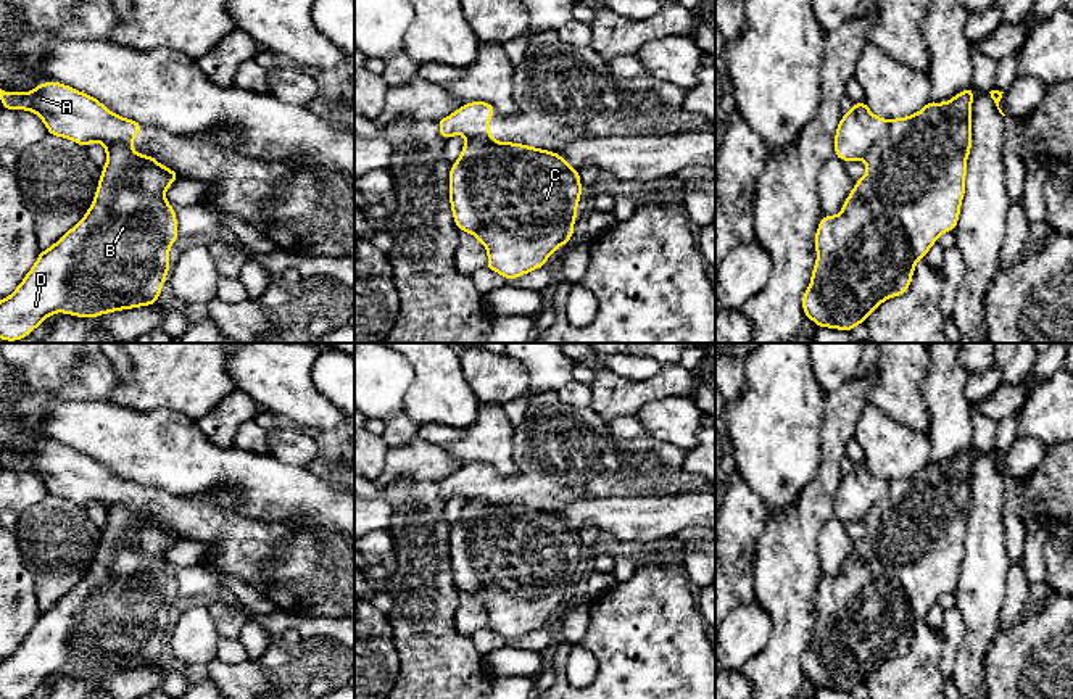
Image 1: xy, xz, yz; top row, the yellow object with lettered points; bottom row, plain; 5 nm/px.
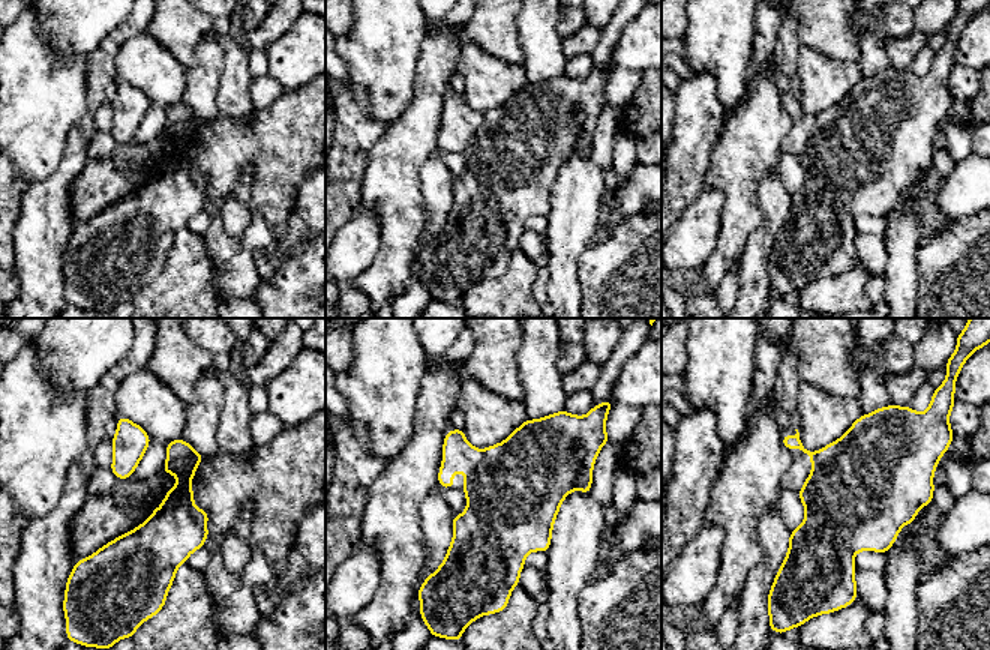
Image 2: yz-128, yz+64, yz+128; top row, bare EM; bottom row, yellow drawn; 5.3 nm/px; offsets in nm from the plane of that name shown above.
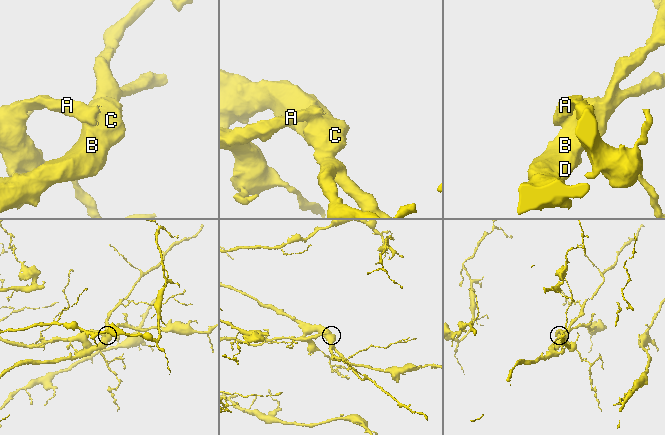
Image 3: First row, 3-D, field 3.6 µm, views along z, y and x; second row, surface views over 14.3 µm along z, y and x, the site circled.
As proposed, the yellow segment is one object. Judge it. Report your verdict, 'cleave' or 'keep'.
cleave

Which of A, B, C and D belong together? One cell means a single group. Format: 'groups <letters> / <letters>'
groups A / B C D

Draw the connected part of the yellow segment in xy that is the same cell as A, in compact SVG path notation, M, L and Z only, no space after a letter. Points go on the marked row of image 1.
M50 81L32 92L5 92L0 89L5 110L35 113L50 135L69 139L81 147L92 142L105 148L126 147L132 150L135 135L143 124L111 113L97 98L69 85Z

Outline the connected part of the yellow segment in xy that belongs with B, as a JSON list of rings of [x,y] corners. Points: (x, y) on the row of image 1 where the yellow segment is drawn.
[[[126,147],[106,148],[106,166],[100,171],[95,198],[85,216],[55,245],[40,251],[18,288],[0,300],[2,340],[27,337],[55,312],[87,319],[156,304],[169,272],[169,248],[179,237],[174,208],[164,193],[179,174],[153,156]]]

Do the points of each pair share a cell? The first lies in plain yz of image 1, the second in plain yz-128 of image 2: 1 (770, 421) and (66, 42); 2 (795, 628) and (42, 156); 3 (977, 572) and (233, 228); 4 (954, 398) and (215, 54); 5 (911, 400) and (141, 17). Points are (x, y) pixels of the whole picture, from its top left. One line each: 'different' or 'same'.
1: different
2: different
3: same
4: same
5: different

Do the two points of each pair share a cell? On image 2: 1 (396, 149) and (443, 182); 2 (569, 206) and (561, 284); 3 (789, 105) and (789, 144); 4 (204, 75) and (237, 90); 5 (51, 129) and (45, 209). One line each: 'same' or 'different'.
1: different
2: same
3: same
4: different
5: different

